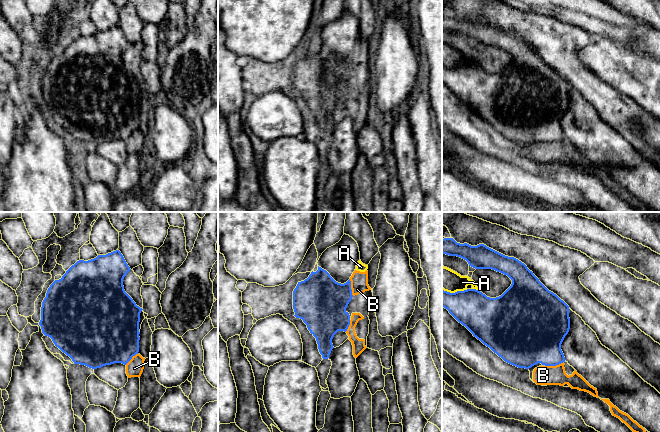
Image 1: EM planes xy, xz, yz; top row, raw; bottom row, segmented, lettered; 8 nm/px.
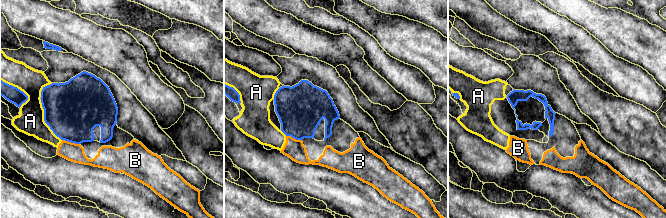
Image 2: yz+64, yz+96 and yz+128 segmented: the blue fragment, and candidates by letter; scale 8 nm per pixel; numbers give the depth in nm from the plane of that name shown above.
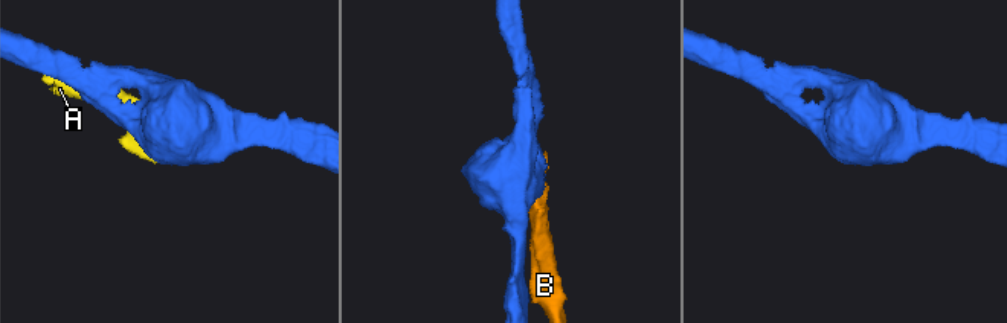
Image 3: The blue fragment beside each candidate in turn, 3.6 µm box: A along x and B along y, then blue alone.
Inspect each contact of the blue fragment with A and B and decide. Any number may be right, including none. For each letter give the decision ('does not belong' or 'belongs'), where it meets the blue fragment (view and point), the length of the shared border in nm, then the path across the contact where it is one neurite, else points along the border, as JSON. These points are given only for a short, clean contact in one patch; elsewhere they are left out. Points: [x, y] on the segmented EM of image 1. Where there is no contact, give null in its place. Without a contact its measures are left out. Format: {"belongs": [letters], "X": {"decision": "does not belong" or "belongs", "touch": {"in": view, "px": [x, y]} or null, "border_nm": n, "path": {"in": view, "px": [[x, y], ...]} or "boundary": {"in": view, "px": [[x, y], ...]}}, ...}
{"belongs": [], "A": {"decision": "does not belong", "touch": {"in": "yz", "px": [475, 289]}, "border_nm": 70}, "B": {"decision": "does not belong", "touch": {"in": "yz", "px": [554, 365]}, "border_nm": 160}}

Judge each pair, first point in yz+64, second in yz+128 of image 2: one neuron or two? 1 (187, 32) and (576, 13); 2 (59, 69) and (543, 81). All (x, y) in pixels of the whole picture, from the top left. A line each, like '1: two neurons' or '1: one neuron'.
1: one neuron
2: one neuron

